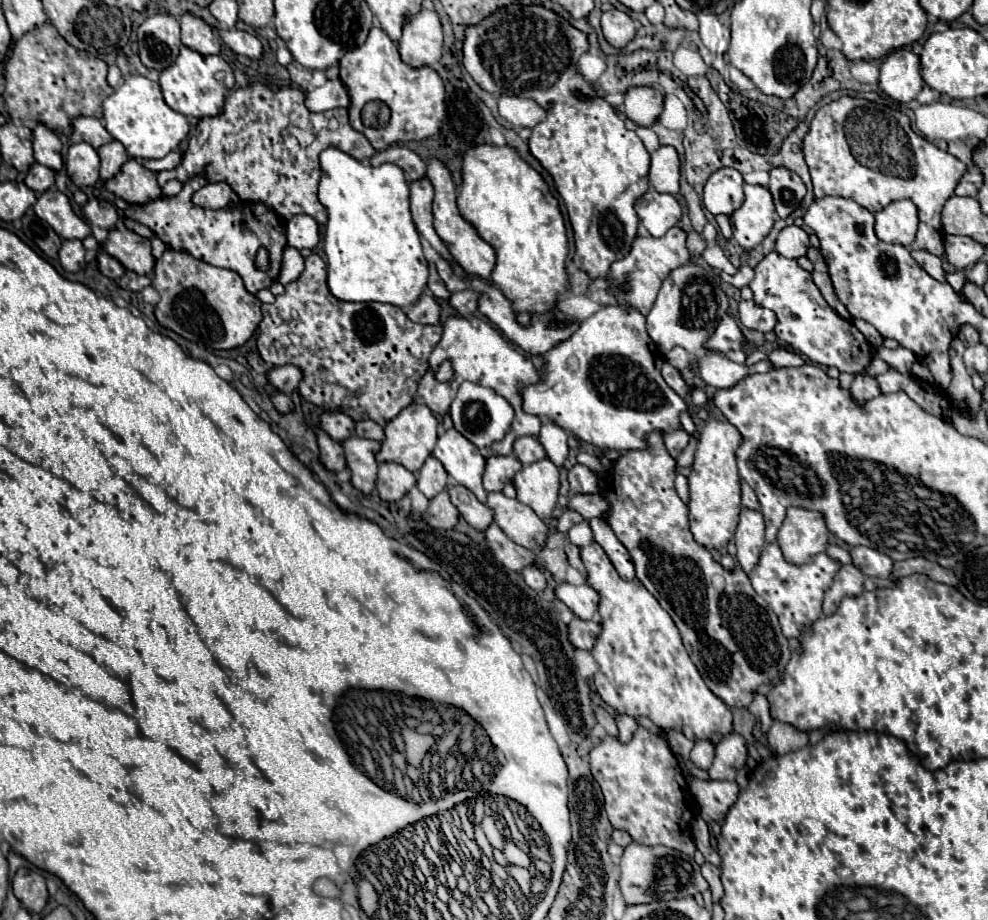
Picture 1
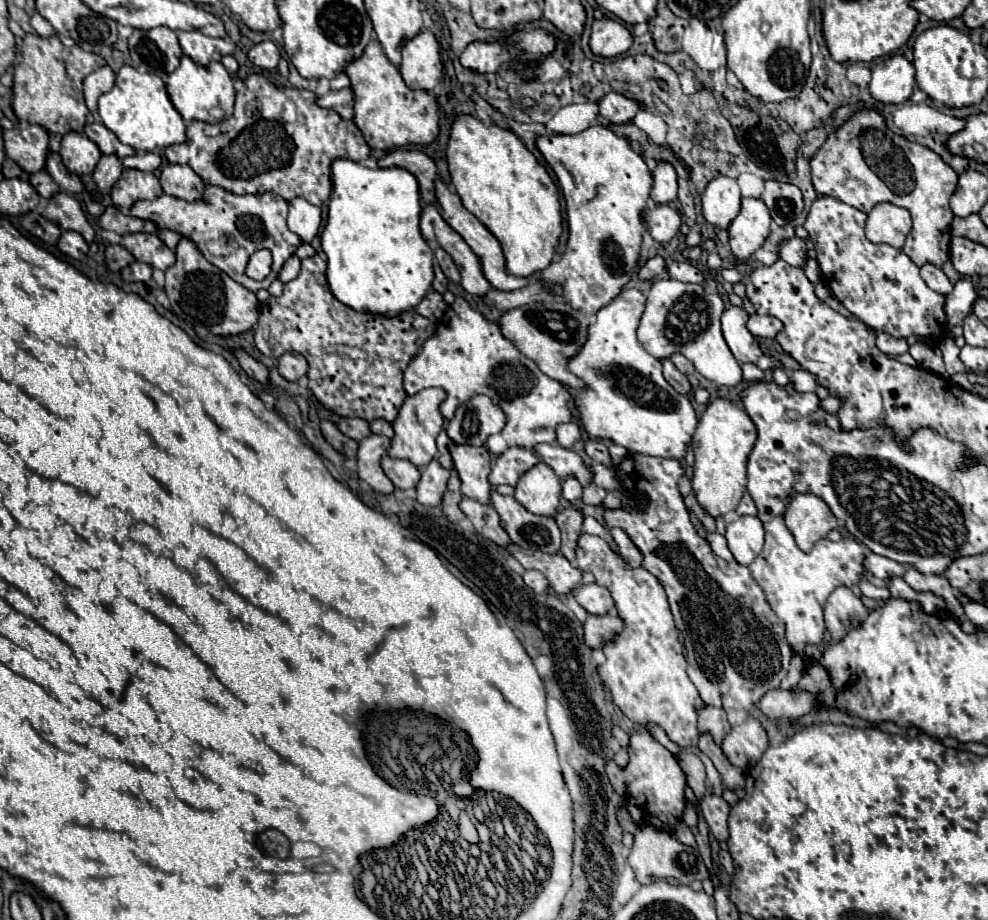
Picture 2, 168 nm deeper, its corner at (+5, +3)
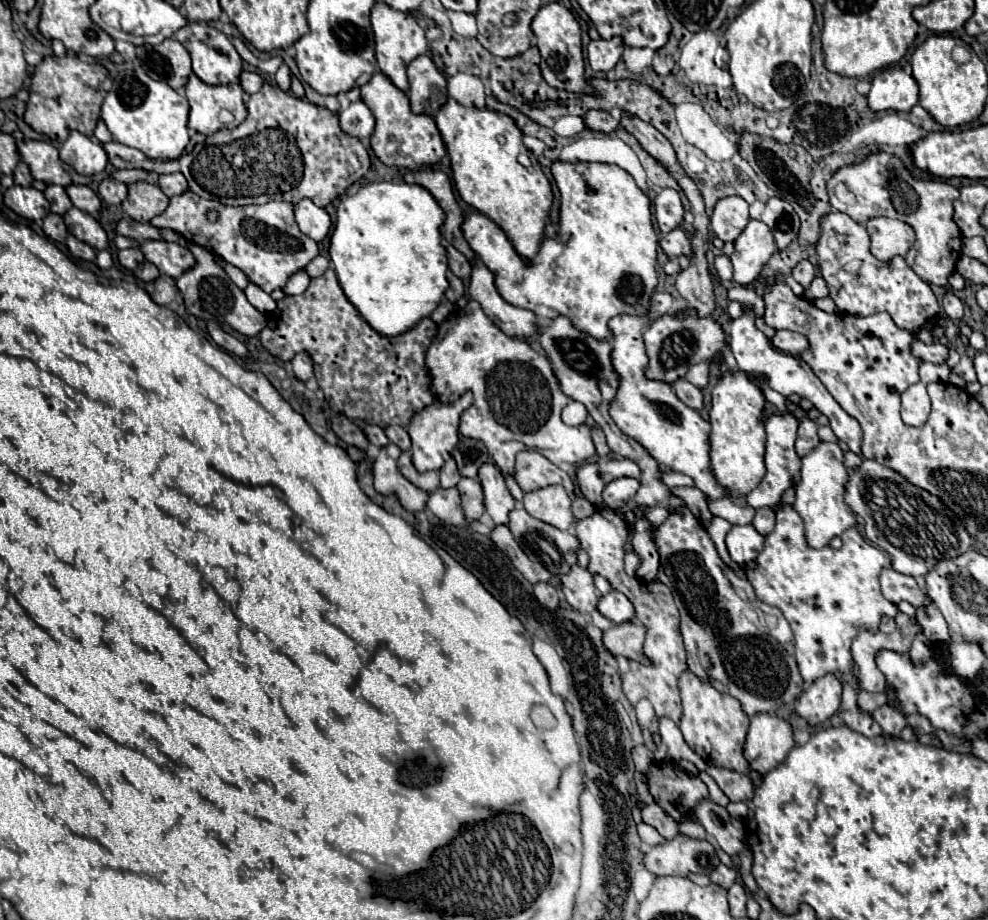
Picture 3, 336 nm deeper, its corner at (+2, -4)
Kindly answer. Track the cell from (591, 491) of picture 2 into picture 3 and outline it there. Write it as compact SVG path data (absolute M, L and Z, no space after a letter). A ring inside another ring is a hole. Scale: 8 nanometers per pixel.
M617 478L609 482L603 490L603 502L607 508L621 508L629 504L639 490L639 480L635 478Z

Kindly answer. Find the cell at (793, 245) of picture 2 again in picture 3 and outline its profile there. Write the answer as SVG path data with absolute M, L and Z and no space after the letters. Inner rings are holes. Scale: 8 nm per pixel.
M803 260L799 262L795 268L793 268L793 278L803 286L803 288L809 288L811 280L815 278L815 268L809 260Z

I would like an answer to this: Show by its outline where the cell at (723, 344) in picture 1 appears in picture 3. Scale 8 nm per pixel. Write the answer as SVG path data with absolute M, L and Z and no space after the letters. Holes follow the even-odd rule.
M745 310L741 318L737 318L737 320L731 322L729 346L731 346L731 350L733 350L735 358L737 358L737 364L739 364L739 368L741 368L743 372L747 372L747 374L751 374L751 376L753 376L753 374L765 376L765 378L767 378L765 382L767 382L773 390L781 392L783 396L799 394L799 396L809 398L809 400L813 402L813 406L819 408L821 414L825 414L825 416L829 418L829 426L833 428L835 436L837 436L841 442L845 442L851 452L855 452L857 456L863 458L863 454L861 454L863 432L861 432L859 422L857 422L853 416L849 416L849 414L833 400L833 396L825 390L825 386L821 386L821 380L813 374L813 370L811 370L801 358L795 358L795 356L791 356L791 354L785 354L785 352L777 350L777 348L769 342L769 338L767 338L761 330L757 330L753 310Z

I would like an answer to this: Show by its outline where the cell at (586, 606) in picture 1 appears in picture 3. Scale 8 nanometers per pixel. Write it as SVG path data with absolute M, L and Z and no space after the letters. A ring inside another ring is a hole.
M611 590L609 594L601 596L597 610L607 616L609 620L621 624L621 622L631 622L635 618L635 608L629 602L629 598L617 590Z

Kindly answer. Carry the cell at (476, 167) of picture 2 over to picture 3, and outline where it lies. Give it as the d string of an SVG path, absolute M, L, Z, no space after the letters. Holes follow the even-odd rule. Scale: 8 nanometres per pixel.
M449 98L437 110L435 122L451 158L453 180L459 196L469 206L497 222L525 260L533 258L545 234L543 228L553 204L553 192L539 162L525 148L523 134L513 118L489 108L465 108L457 100ZM519 154L527 154L531 158L533 170L527 170L517 162Z

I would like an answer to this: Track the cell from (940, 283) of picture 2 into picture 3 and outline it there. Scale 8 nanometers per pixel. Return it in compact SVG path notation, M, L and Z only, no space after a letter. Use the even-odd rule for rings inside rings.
M947 292L947 294L945 294L941 306L943 306L943 312L945 312L949 318L953 318L953 320L961 320L961 318L963 318L963 304L961 304L961 300L959 300L953 292Z

